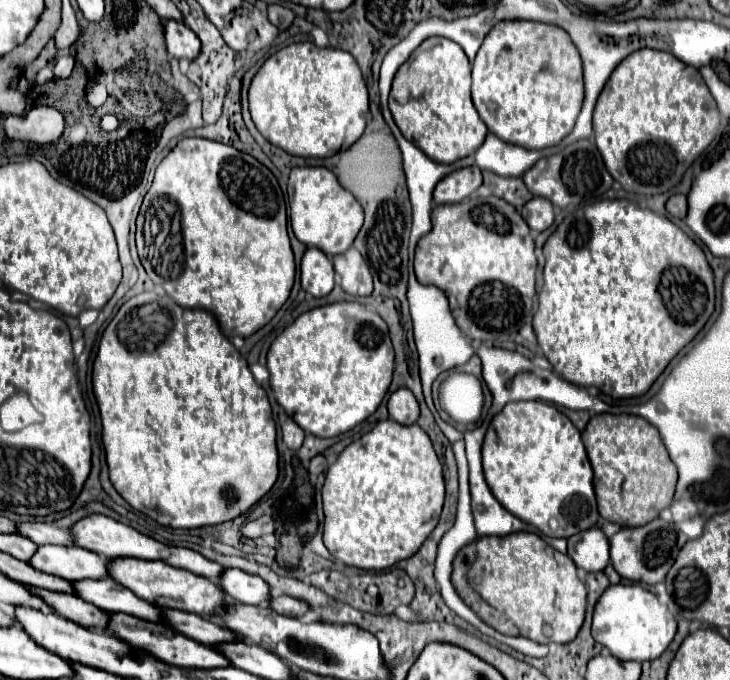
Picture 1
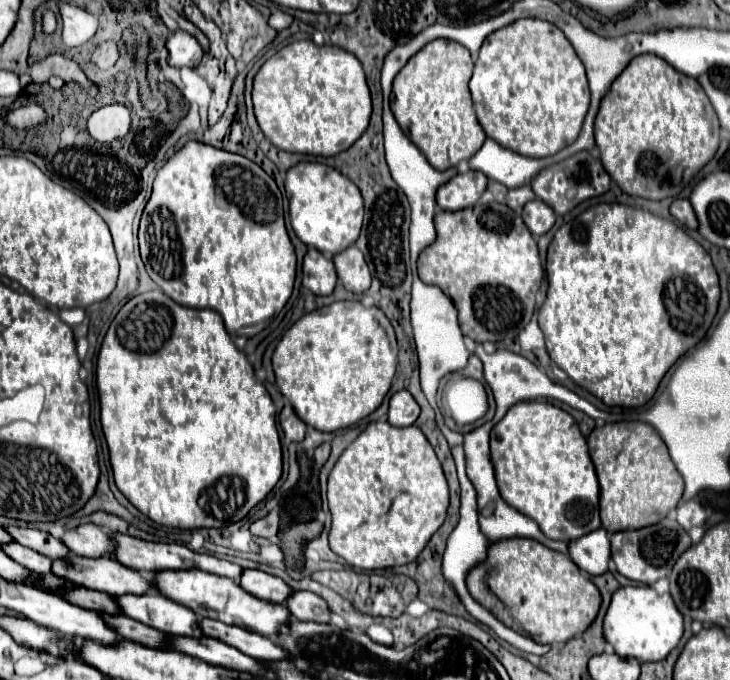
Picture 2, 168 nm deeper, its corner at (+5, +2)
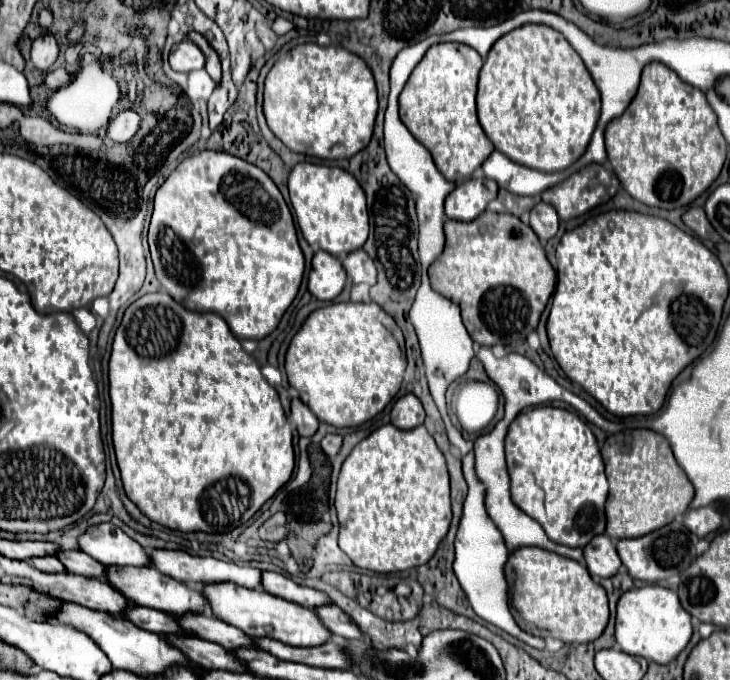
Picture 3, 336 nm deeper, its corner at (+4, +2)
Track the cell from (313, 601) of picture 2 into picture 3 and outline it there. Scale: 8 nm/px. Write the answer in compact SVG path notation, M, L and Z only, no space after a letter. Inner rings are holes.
M324 604L324 606L316 606L314 612L318 614L318 618L322 618L322 624L336 636L342 636L346 640L356 640L362 636L362 632L358 630L358 626L350 620L350 616L346 612L342 612L336 604Z

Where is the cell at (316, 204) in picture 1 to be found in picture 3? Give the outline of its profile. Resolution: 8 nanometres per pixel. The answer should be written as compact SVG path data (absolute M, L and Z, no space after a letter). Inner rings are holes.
M300 162L288 176L288 190L298 226L308 244L318 246L332 256L362 248L368 238L368 210L364 190L352 174L342 168Z

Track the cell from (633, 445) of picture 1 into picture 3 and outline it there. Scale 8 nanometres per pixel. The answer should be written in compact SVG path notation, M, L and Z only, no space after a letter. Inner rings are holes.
M648 428L626 430L624 434L610 436L600 452L610 482L606 500L606 534L612 540L648 534L688 510L688 504L694 498L694 488L672 456L670 444L662 434Z

